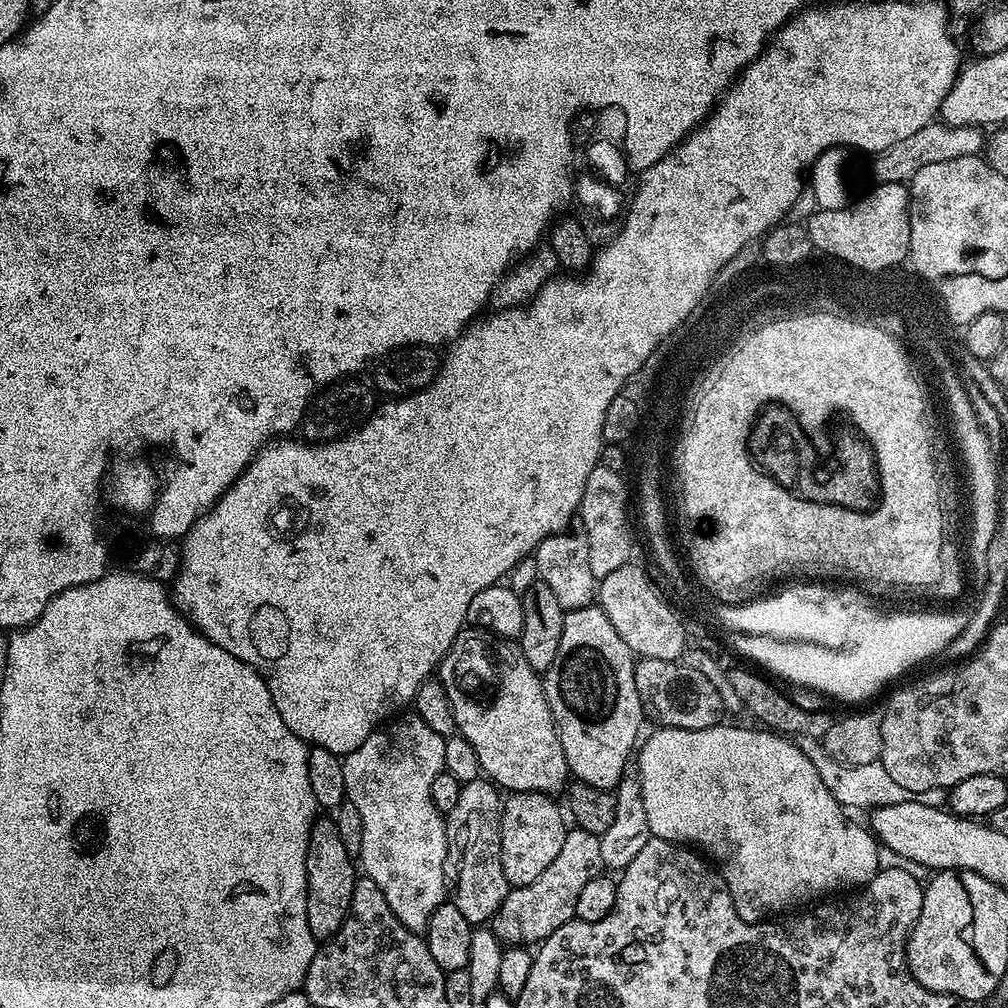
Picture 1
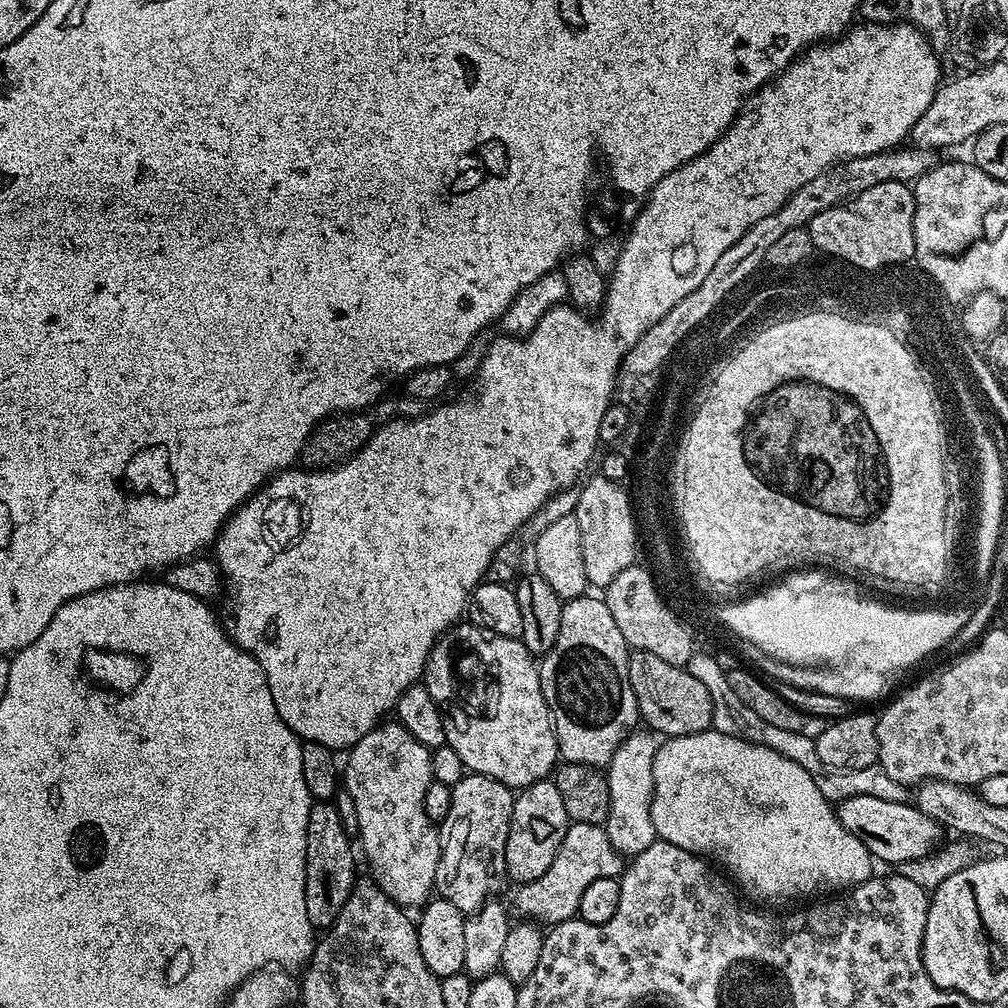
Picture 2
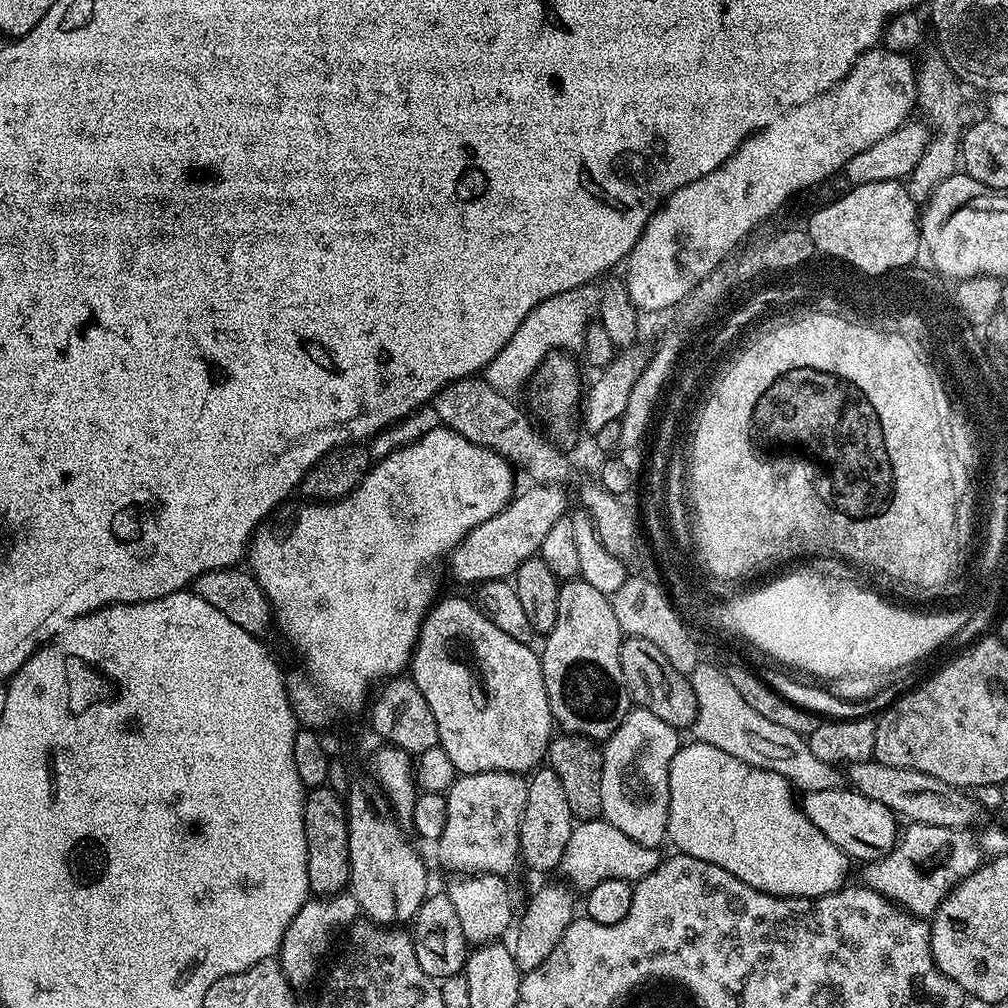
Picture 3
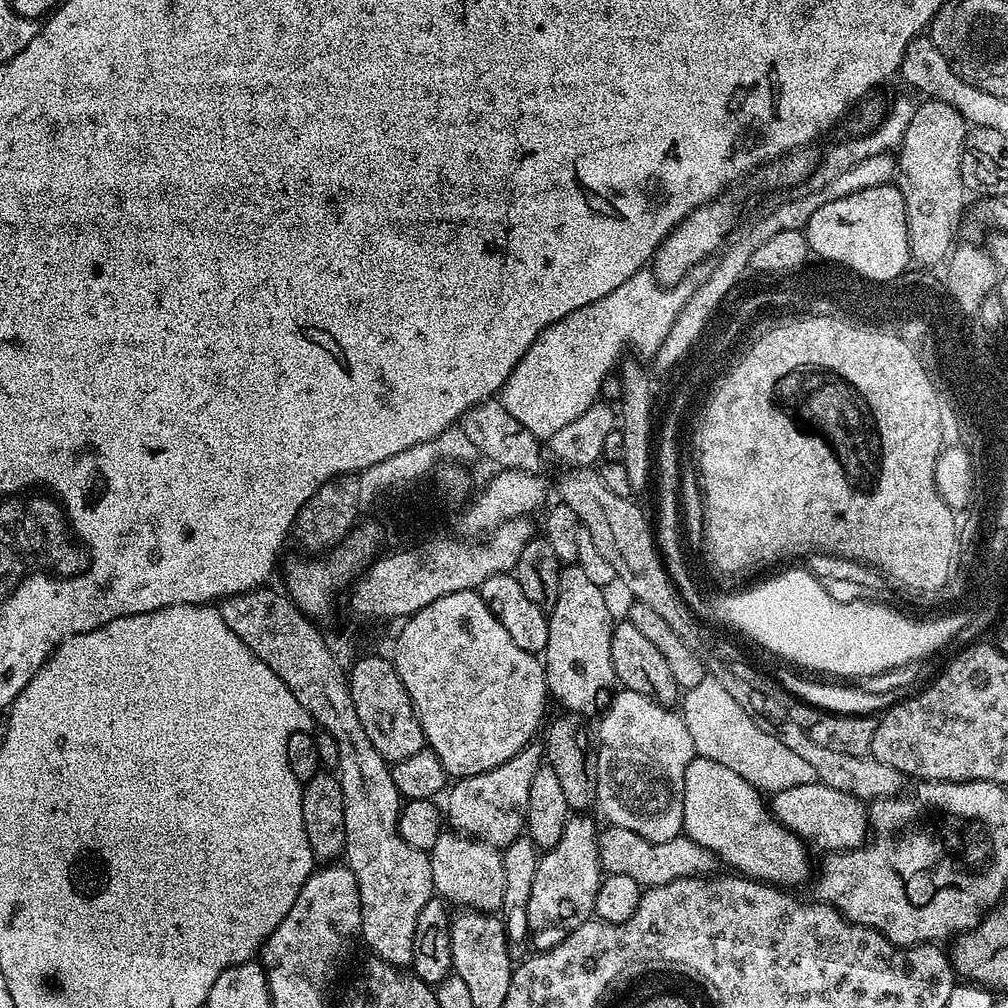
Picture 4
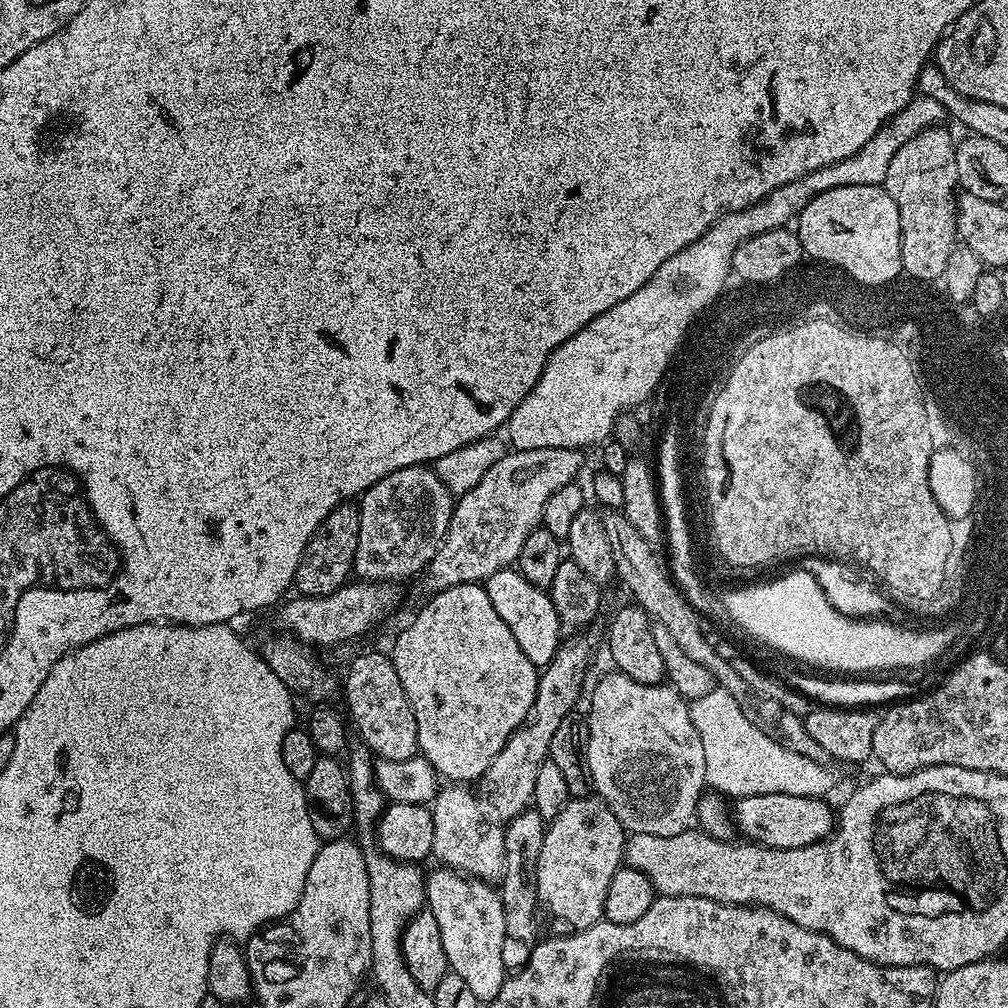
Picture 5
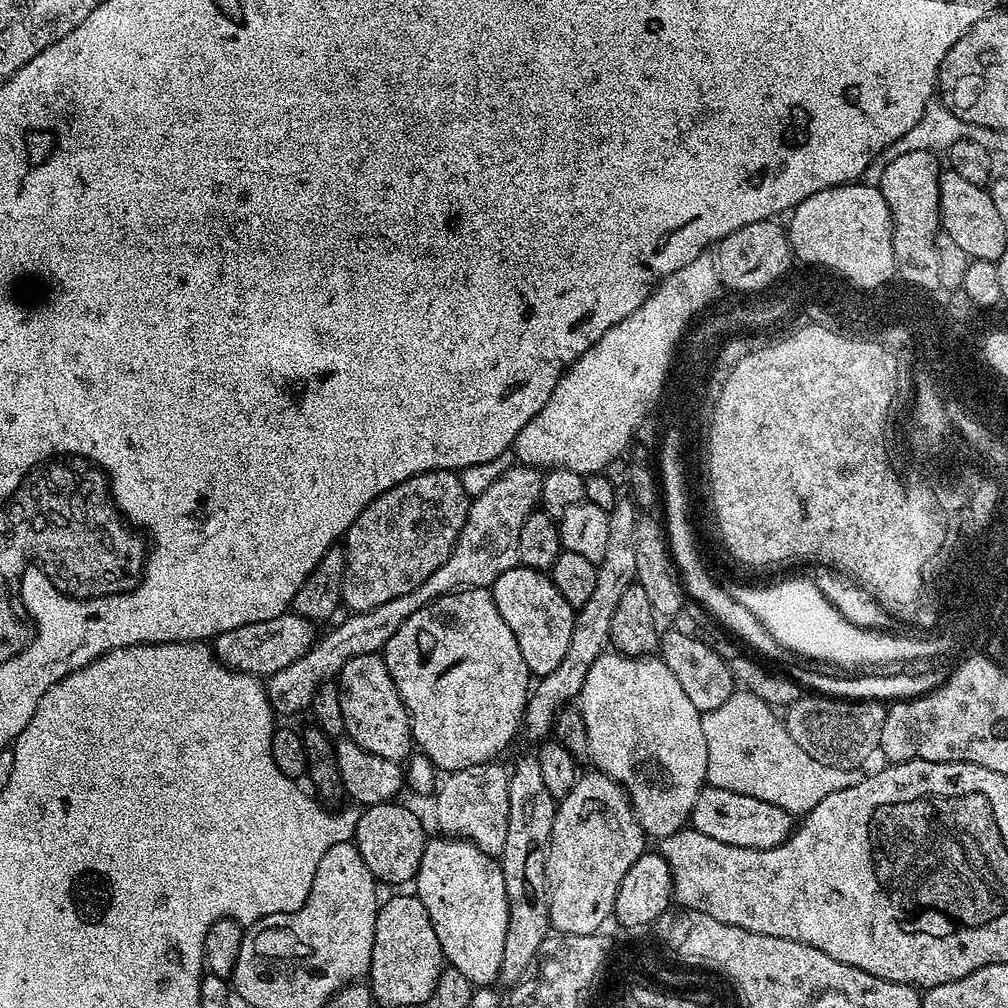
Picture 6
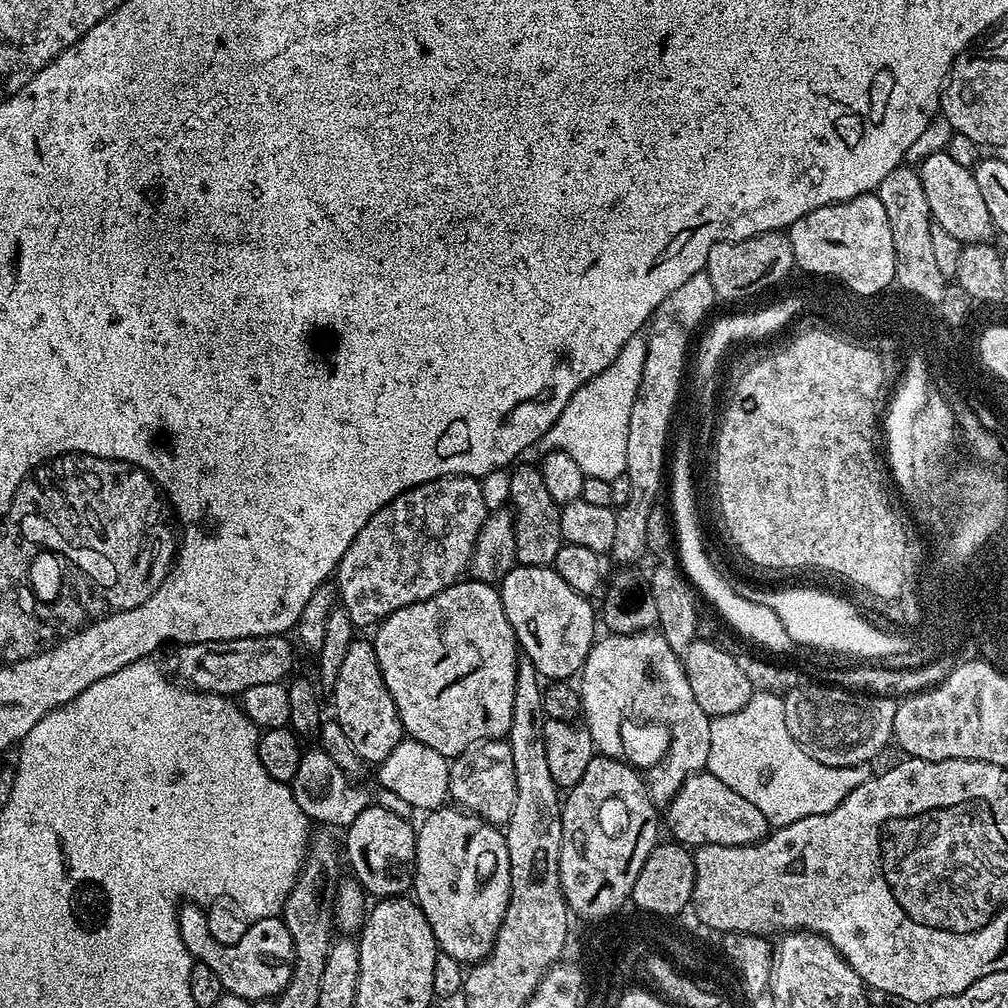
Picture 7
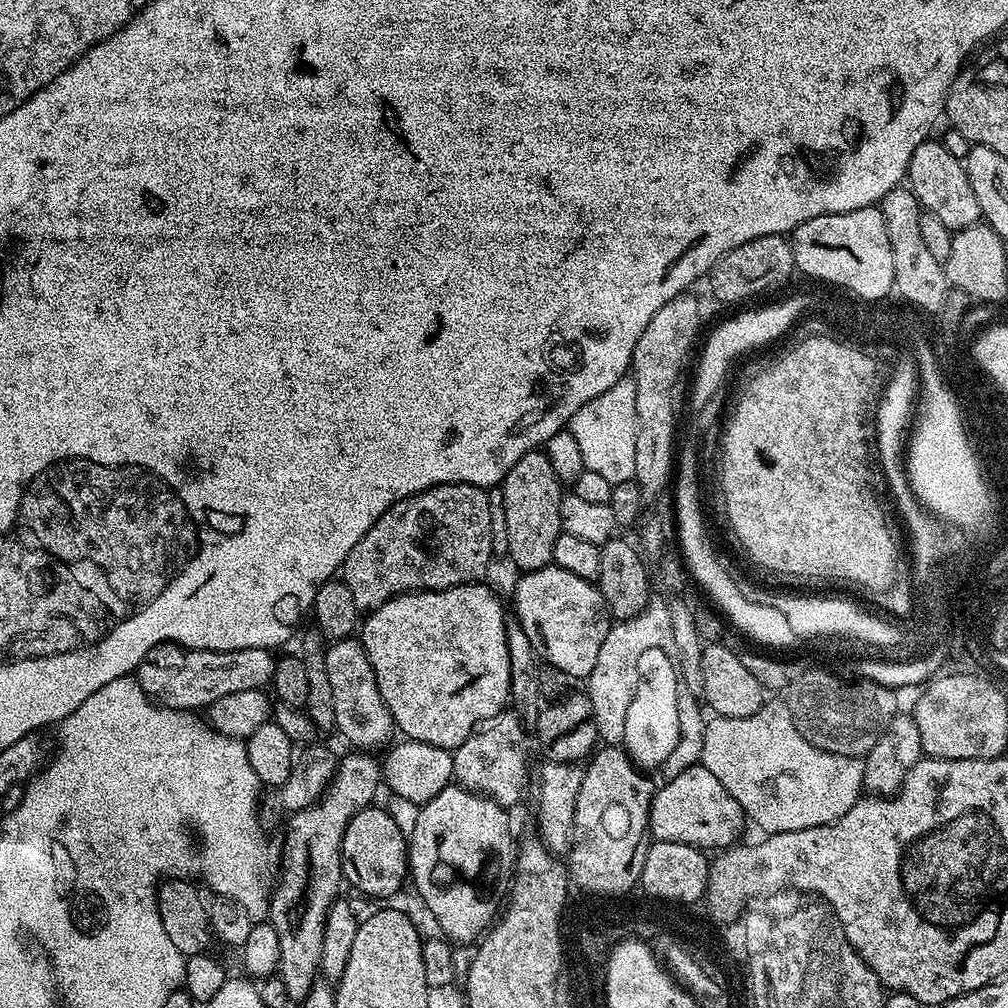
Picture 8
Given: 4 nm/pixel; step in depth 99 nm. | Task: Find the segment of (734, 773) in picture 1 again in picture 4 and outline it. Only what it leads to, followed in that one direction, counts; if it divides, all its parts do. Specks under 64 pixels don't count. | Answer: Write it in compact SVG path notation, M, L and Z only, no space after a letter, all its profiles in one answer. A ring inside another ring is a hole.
M697 756L686 768L683 835L713 852L721 865L729 864L733 873L754 880L788 886L784 884L800 884L808 876L805 841L773 820L760 789L710 758Z

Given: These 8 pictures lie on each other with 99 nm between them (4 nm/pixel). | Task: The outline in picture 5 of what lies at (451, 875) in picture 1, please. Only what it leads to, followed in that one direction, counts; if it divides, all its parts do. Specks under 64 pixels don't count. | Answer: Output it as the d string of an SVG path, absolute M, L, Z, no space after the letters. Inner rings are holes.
M580 634L573 640L565 639L548 667L539 673L536 682L534 702L528 711L528 718L510 734L506 746L498 750L494 762L485 770L482 777L483 795L488 795L487 803L492 803L491 811L501 821L513 820L518 814L525 812L532 804L534 782L538 779L538 770L549 759L548 747L554 739L558 726L562 726L562 718L573 715L576 703L580 700L580 687L584 684L584 671L592 660L592 644L583 640Z

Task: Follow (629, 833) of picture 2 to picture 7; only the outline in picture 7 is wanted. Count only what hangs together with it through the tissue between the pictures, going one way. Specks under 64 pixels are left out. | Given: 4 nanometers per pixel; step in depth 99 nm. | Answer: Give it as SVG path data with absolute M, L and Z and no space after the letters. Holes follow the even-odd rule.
M608 634L605 640L604 637L597 639L588 652L588 661L584 663L582 669L584 685L580 688L578 699L585 720L583 723L588 729L595 751L605 756L623 757L625 761L630 758L624 740L626 726L642 726L642 728L652 726L664 730L666 734L664 750L646 769L646 780L650 785L652 798L657 805L664 806L675 796L676 791L684 785L689 776L707 769L712 720L704 713L702 706L694 702L694 690L690 690L690 682L686 678L678 653L670 650L663 635L648 635L652 634L628 634L621 639L625 639L621 644L616 644L617 637L612 634Z

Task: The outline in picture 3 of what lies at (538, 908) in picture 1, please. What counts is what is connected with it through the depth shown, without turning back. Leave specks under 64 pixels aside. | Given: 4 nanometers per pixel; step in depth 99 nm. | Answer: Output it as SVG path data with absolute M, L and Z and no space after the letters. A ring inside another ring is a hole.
M603 818L598 820L582 820L573 827L570 842L566 842L566 850L560 859L559 875L577 893L587 894L598 882L607 880L627 880L635 882L646 878L660 865L662 852L660 848L642 846L634 842L634 838L626 838L618 826Z

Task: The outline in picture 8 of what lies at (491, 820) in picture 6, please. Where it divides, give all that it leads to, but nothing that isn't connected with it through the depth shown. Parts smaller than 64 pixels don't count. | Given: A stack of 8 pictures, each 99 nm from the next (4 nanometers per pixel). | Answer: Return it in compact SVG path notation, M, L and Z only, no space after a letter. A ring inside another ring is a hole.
M505 710L485 720L452 752L455 783L461 788L467 788L470 792L478 792L481 796L487 796L505 810L515 806L519 800L525 799L524 783L528 780L528 756L524 751L528 748L528 740L524 737L524 733L526 733L526 728L515 711Z

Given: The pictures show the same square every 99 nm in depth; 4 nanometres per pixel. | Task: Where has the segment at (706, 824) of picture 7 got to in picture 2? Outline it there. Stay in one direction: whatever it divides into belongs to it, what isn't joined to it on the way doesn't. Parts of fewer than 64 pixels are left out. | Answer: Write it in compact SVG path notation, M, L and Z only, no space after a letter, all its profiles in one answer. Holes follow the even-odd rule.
M855 796L839 801L835 809L844 829L861 840L873 858L885 860L891 866L922 859L941 843L942 825L910 802L886 802L886 798Z

